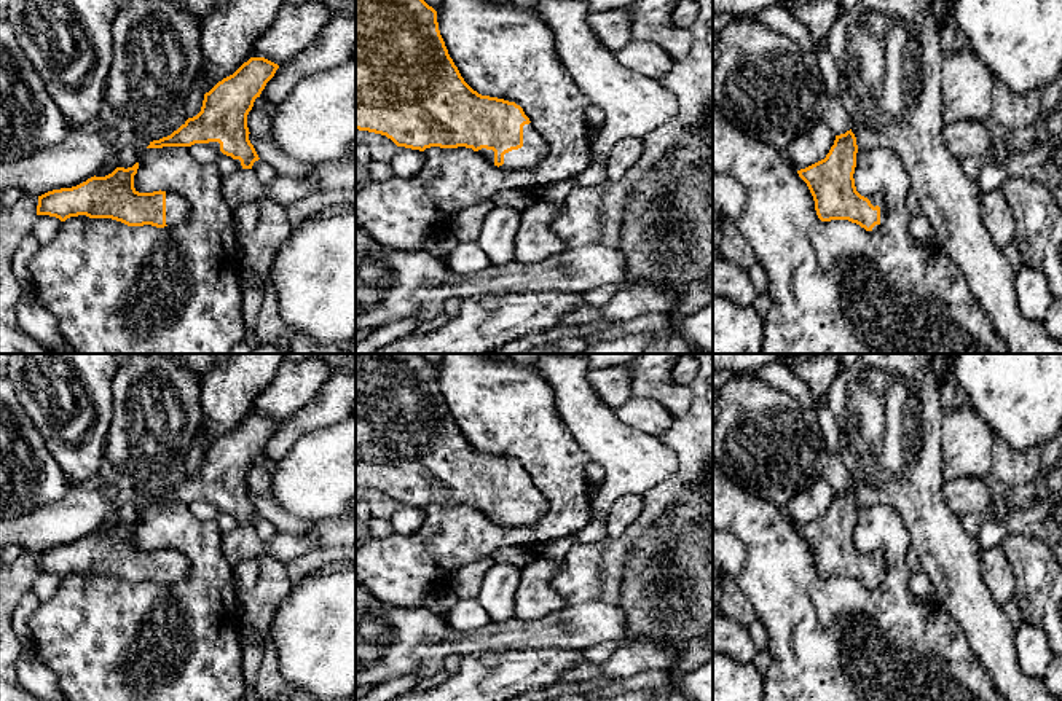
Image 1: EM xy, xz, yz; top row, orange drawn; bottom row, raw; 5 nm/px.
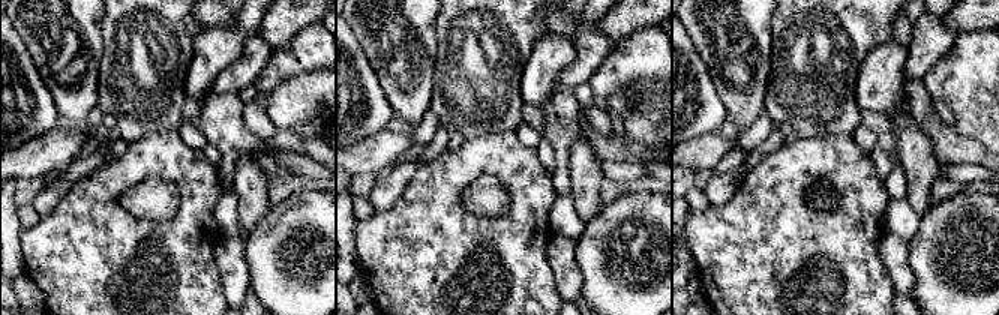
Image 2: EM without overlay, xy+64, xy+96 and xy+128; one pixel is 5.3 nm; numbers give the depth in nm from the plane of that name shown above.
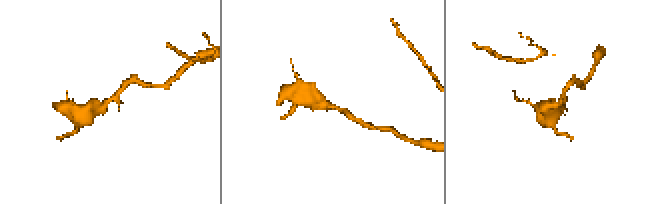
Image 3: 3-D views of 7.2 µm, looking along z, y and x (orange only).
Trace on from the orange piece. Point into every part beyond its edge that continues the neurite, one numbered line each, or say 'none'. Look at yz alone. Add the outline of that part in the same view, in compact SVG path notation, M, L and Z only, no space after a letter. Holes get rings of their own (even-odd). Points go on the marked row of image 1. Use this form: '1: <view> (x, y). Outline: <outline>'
1: yz (877, 199). Outline: M874 194L874 196L867 196L867 199L871 201L871 204L874 207L875 206L880 207L880 223L872 228L872 231L877 231L880 228L880 225L883 223L883 220L885 220L885 202L883 202L883 196L882 194Z

